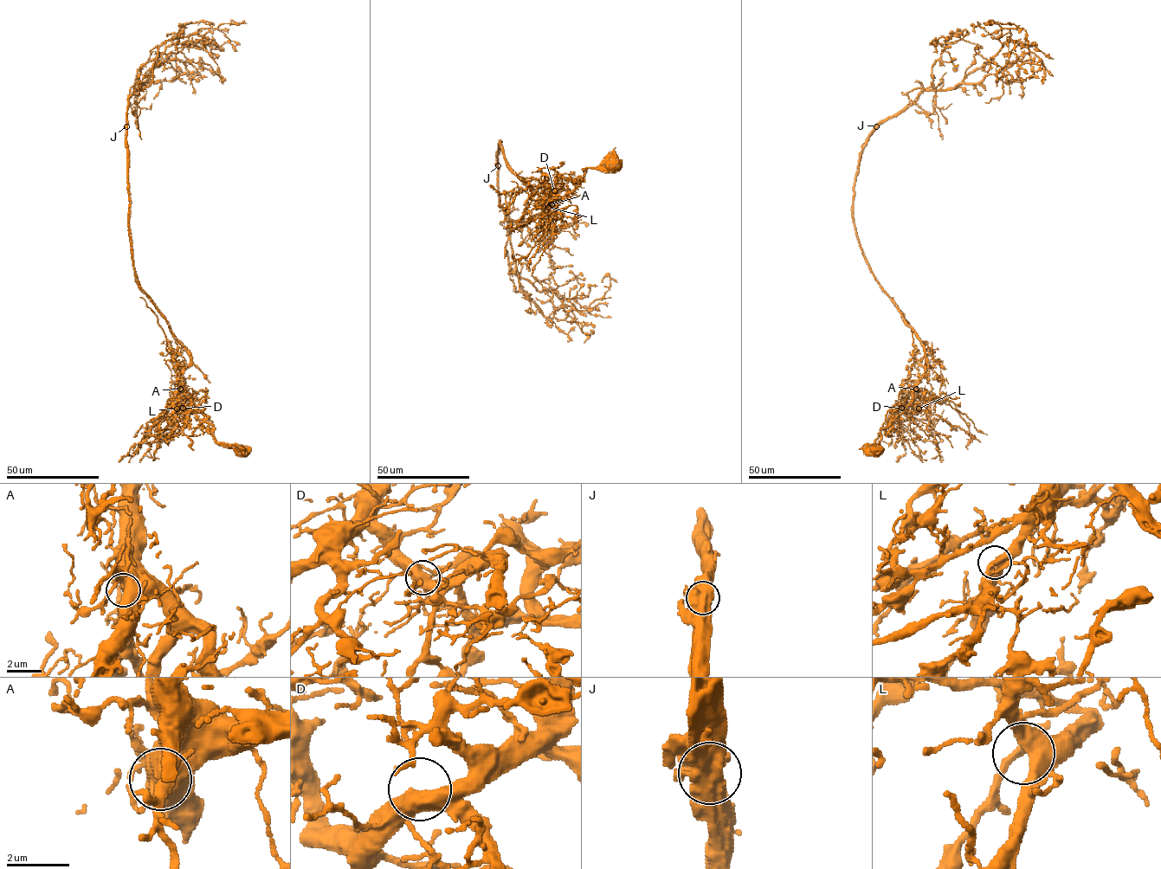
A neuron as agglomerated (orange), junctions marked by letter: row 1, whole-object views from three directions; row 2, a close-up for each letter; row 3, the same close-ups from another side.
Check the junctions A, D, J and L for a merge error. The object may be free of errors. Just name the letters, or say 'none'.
none

